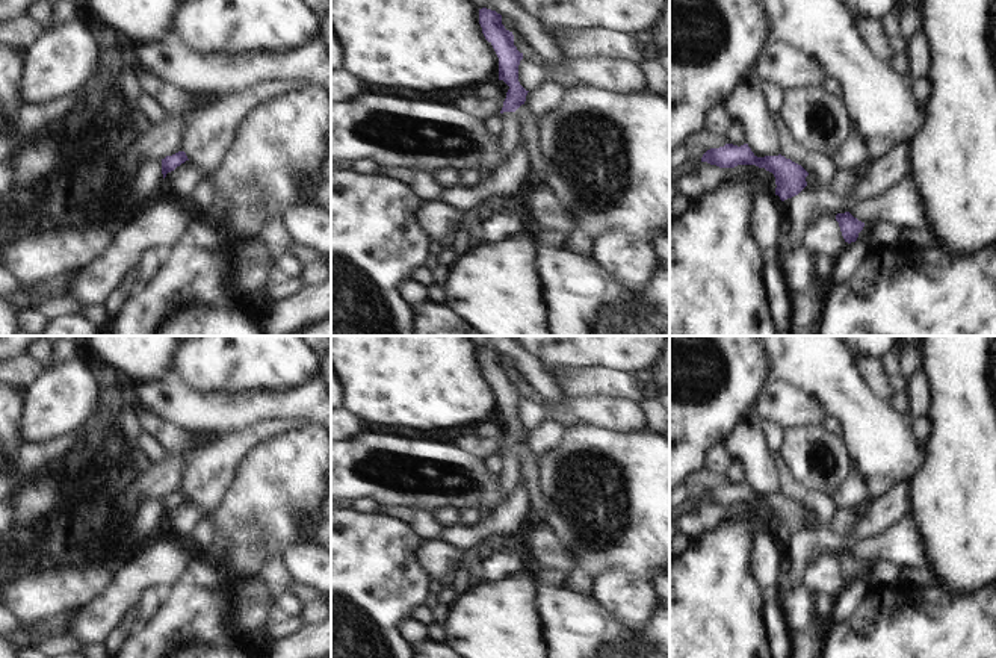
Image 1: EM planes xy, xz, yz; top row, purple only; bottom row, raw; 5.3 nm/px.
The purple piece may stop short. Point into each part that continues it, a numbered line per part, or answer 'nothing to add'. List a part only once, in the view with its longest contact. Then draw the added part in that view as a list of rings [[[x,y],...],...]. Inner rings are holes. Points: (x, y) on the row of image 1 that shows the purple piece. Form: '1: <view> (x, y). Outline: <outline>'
nothing to add.

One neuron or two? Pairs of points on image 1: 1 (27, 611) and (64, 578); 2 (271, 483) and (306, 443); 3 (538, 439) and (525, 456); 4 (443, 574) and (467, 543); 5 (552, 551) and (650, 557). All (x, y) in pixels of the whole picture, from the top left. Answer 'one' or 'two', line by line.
1: one
2: one
3: two
4: two
5: two

